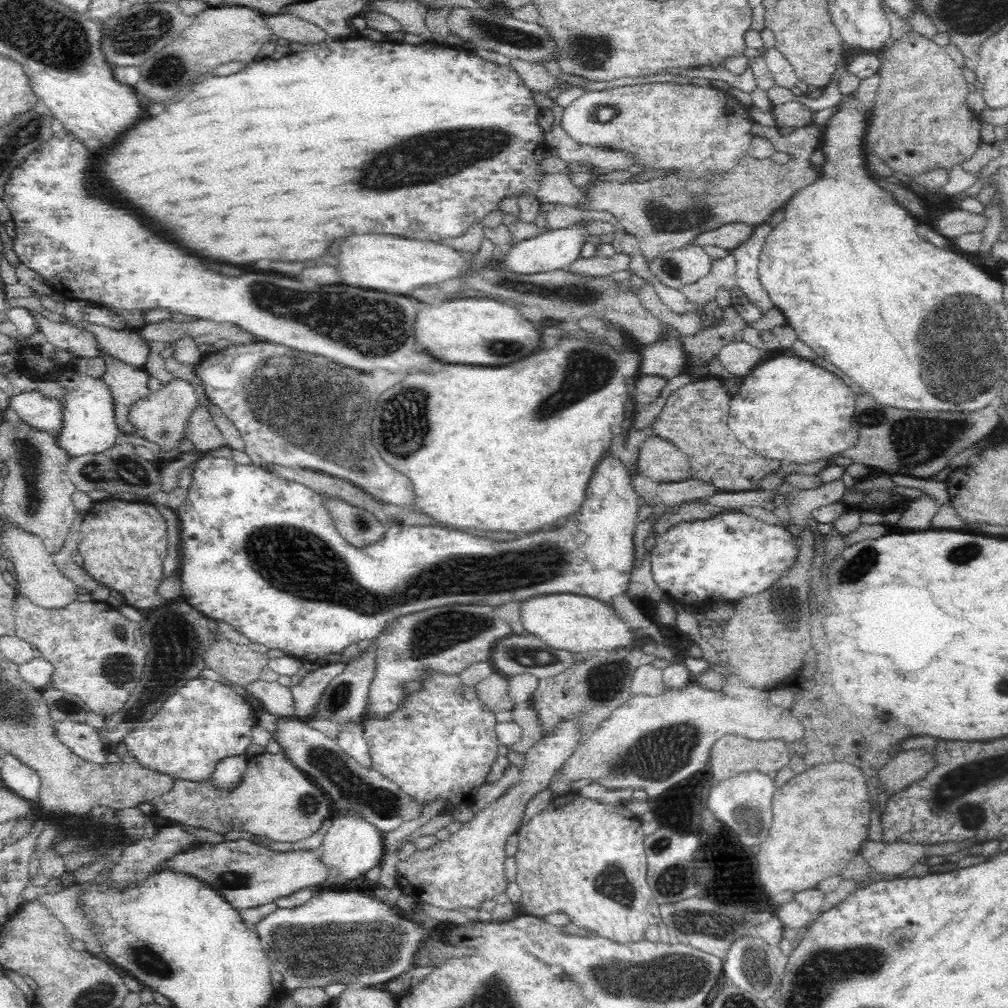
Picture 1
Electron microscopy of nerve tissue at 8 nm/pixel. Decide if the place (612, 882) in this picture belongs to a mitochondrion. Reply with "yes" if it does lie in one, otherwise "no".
yes

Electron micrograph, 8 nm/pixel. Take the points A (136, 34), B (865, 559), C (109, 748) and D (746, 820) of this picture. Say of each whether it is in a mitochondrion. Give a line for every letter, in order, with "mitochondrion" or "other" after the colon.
A: mitochondrion
B: mitochondrion
C: other
D: mitochondrion

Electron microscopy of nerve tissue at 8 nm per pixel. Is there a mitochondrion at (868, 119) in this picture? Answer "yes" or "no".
no

